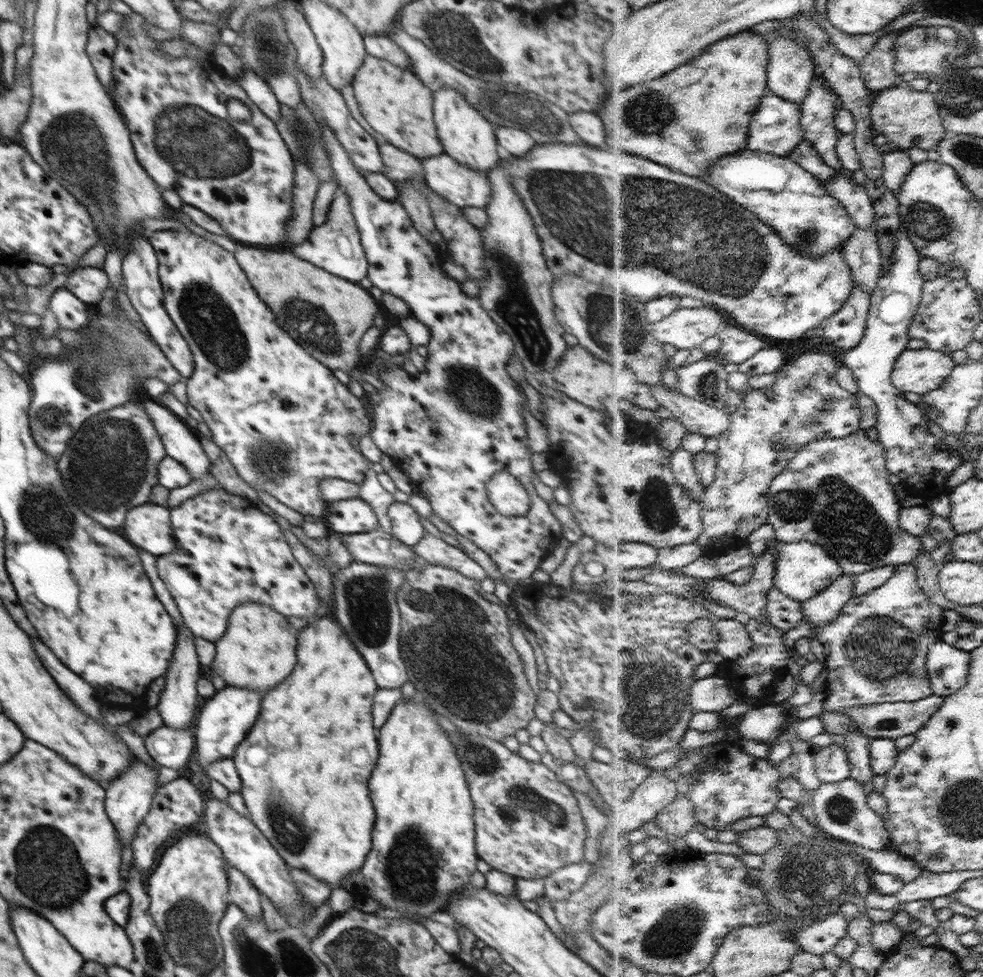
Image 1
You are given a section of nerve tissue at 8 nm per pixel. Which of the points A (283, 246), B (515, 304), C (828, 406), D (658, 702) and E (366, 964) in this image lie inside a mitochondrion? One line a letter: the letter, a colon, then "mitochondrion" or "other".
A: other
B: mitochondrion
C: mitochondrion
D: mitochondrion
E: mitochondrion

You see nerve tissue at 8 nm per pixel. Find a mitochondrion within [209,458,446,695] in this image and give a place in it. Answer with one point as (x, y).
(368, 598)

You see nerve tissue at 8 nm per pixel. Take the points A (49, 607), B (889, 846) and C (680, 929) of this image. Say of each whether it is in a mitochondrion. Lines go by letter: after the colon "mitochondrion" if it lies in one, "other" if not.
A: other
B: other
C: mitochondrion

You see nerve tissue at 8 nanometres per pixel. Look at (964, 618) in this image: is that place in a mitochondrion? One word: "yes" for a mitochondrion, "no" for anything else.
no

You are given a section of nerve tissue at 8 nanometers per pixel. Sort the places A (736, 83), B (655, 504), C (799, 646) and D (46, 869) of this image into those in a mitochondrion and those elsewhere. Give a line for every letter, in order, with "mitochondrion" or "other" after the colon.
A: other
B: mitochondrion
C: other
D: mitochondrion

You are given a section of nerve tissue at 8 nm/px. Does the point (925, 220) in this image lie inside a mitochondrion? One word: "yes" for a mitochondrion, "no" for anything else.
yes

